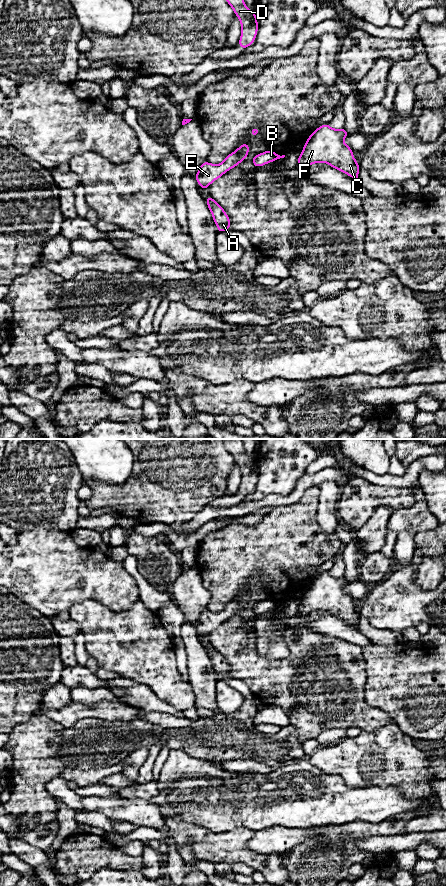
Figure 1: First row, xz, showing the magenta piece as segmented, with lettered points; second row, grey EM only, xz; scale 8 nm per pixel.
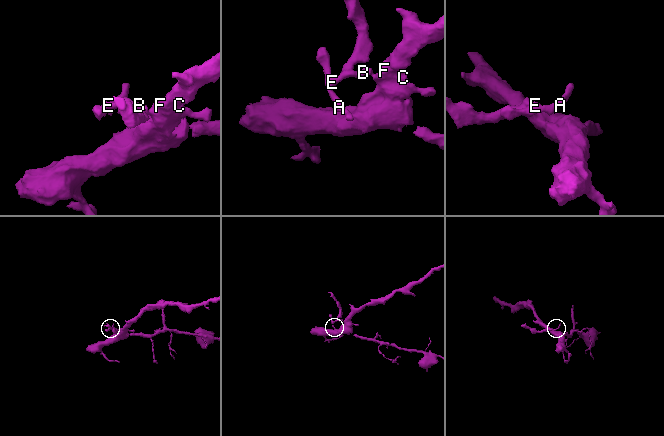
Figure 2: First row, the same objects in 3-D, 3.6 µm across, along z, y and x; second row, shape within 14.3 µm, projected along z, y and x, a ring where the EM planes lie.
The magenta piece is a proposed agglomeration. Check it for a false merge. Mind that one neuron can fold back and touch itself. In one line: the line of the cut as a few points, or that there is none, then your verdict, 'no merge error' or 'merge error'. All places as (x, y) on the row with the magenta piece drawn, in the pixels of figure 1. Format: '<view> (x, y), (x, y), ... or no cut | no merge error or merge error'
xz (234, 151), (246, 155) | merge error

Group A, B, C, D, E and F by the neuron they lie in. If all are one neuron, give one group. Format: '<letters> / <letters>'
A B C E F / D

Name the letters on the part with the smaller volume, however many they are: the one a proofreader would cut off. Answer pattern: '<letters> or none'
D

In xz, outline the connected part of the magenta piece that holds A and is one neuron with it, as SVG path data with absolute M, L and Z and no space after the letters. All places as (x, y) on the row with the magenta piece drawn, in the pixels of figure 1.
M211 196L206 197L205 199L213 220L217 226L218 232L224 233L225 230L231 229L230 218L225 213L225 210Z

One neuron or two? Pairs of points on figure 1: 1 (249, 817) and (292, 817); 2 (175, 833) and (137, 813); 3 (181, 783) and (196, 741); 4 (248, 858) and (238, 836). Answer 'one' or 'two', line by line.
1: one
2: two
3: two
4: one

